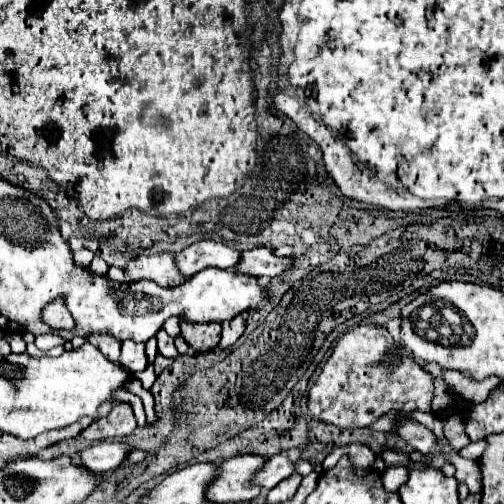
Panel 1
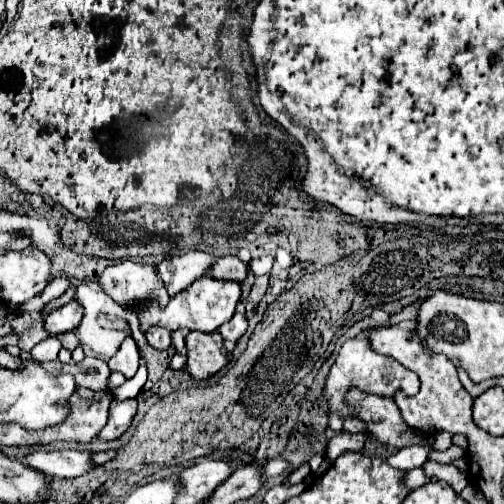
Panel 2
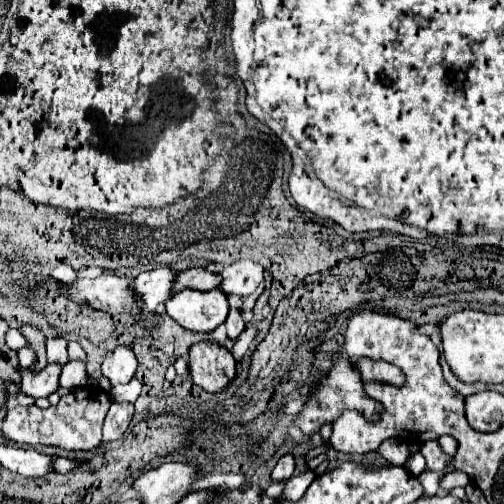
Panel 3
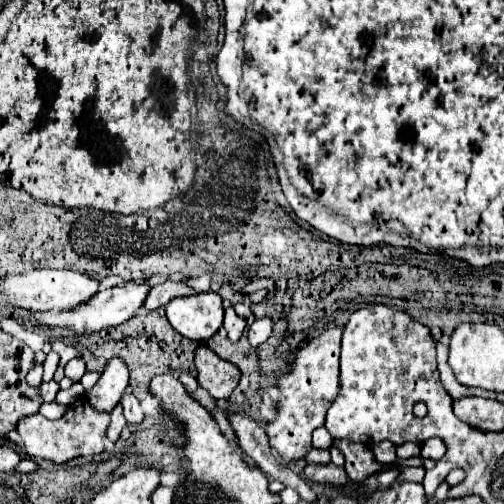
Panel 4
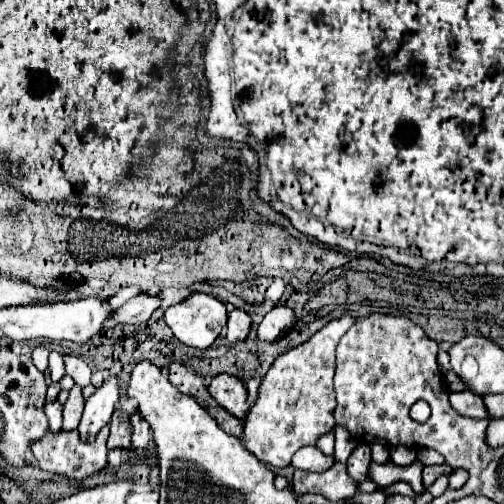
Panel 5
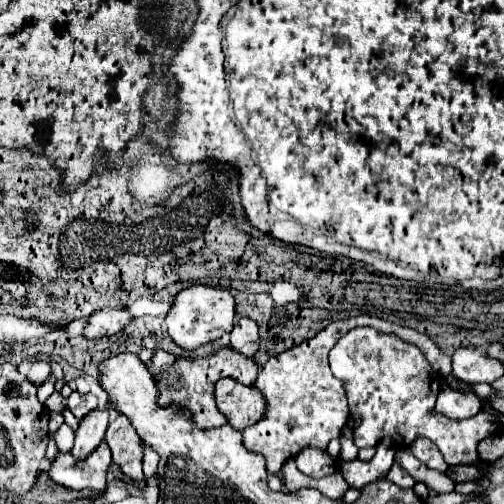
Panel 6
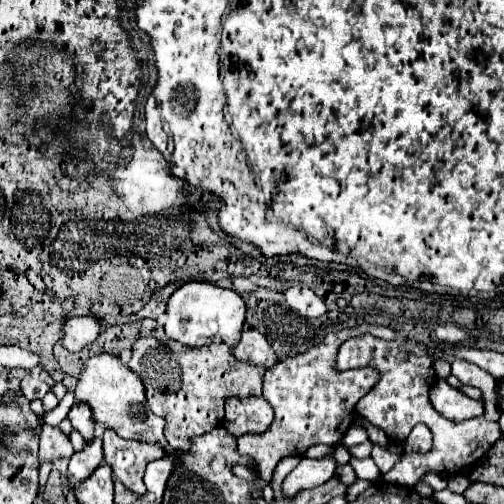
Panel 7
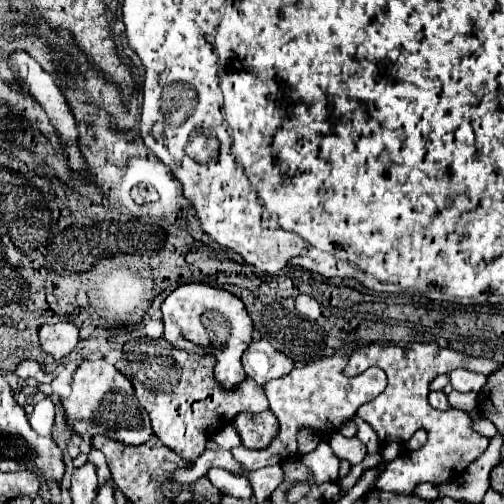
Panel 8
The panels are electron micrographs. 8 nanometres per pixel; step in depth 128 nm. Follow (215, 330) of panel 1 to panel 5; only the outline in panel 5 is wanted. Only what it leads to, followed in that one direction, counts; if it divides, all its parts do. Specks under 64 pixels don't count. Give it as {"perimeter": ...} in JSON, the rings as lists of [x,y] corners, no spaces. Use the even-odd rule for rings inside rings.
{"perimeter":[[[218,374],[216,378],[212,378],[208,390],[212,398],[222,404],[224,410],[228,410],[238,420],[244,420],[244,416],[248,414],[248,392],[240,378],[232,374]]]}

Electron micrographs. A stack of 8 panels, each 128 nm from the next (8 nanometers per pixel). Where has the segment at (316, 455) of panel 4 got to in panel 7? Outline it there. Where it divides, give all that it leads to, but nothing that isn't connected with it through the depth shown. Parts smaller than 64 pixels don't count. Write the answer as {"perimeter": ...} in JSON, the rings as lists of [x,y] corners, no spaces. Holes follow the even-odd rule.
{"perimeter":[[[328,454],[318,460],[302,458],[300,464],[282,482],[282,496],[294,498],[302,490],[312,490],[312,488],[328,482],[334,474],[336,474],[334,454]]]}

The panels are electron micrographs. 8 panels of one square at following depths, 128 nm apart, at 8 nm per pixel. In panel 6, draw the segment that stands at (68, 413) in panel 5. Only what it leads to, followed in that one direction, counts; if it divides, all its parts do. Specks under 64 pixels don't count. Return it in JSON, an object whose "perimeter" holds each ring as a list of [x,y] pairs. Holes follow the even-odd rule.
{"perimeter":[[[60,426],[60,430],[54,432],[54,442],[58,446],[60,452],[70,452],[72,450],[72,444],[74,444],[74,432],[70,426]]]}

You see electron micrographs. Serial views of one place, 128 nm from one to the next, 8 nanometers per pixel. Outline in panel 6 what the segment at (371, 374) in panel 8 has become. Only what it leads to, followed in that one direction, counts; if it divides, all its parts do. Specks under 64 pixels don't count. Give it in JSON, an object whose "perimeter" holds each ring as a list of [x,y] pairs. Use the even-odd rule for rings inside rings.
{"perimeter":[[[356,316],[350,320],[340,320],[318,332],[314,338],[284,350],[282,354],[272,356],[266,366],[260,370],[260,376],[256,380],[256,388],[266,398],[266,416],[254,426],[248,426],[242,430],[244,434],[244,446],[250,452],[262,454],[266,458],[266,470],[268,474],[278,474],[282,464],[290,458],[294,458],[304,448],[320,448],[326,450],[328,442],[332,438],[338,438],[342,434],[342,428],[348,422],[348,400],[344,392],[344,382],[336,380],[328,366],[328,352],[334,348],[336,340],[350,332],[356,326],[372,326],[378,332],[384,334],[396,334],[402,336],[408,344],[416,344],[420,352],[424,352],[424,358],[440,372],[444,378],[452,374],[452,362],[450,356],[442,354],[440,348],[424,334],[404,328],[386,320],[380,320],[376,316]]]}

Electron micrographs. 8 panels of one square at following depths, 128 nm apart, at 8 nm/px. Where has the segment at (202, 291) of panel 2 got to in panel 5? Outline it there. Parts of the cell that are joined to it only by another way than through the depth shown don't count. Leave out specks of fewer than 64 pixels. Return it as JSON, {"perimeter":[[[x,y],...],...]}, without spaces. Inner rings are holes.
{"perimeter":[[[194,292],[186,300],[170,306],[164,320],[182,344],[206,350],[226,326],[228,312],[218,298]]]}

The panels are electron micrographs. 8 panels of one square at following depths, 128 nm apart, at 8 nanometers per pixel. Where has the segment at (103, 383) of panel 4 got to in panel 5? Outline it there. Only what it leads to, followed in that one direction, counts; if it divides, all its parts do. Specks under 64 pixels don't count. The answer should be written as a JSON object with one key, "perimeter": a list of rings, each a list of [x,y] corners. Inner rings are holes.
{"perimeter":[[[112,376],[96,390],[94,396],[88,398],[80,426],[78,426],[80,440],[92,442],[96,438],[100,428],[108,424],[116,402],[118,402],[118,378]]]}

